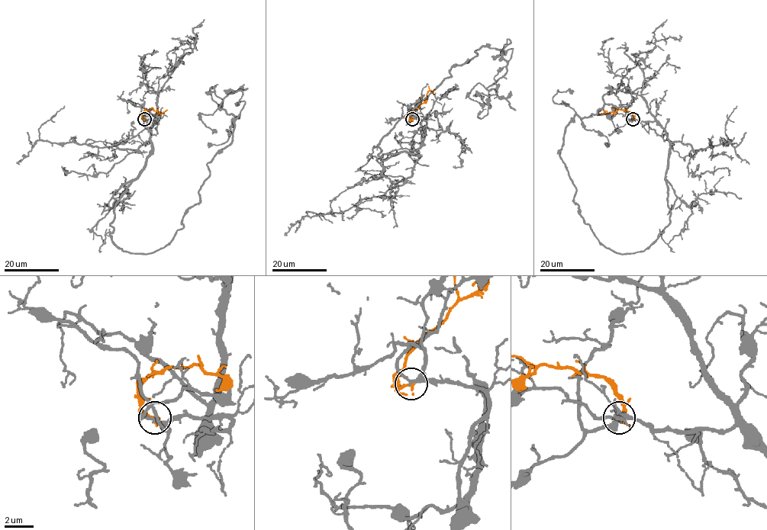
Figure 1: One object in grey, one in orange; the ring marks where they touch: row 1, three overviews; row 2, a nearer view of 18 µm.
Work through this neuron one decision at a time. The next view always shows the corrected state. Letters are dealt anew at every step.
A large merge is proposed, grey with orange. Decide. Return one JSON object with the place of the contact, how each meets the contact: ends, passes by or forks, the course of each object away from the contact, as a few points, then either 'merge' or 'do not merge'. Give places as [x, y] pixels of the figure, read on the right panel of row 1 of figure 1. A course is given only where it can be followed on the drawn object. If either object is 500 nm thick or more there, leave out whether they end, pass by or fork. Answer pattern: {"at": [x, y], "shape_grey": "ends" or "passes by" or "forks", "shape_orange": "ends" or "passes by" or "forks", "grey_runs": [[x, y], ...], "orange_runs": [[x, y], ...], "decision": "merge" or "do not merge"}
{"at": [633, 119], "shape_grey": "forks", "shape_orange": "ends", "grey_runs": [[633, 119], [665, 131], [670, 223], [620, 254], [584, 223], [560, 156], [575, 115], [632, 101], [623, 85]], "orange_runs": [[633, 119], [630, 113], [623, 109], [607, 114], [604, 114], [603, 109]], "decision": "do not merge"}

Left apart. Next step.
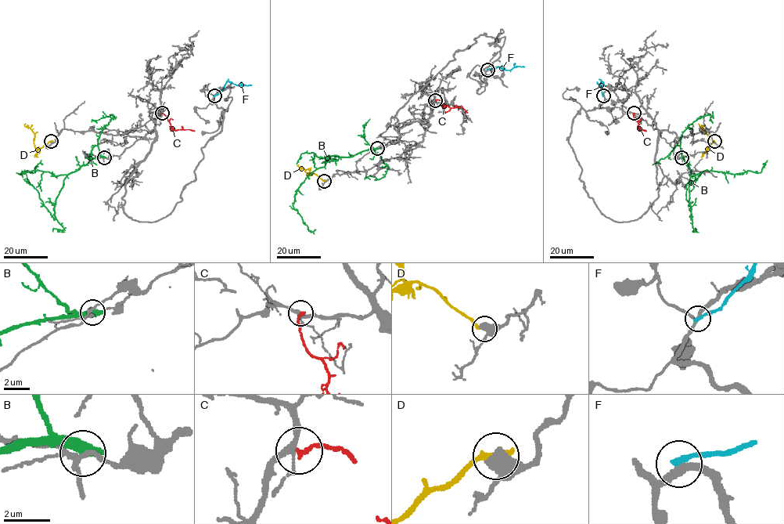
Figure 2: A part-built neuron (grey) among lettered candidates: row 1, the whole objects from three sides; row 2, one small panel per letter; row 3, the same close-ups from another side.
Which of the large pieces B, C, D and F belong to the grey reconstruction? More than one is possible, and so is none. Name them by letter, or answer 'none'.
C

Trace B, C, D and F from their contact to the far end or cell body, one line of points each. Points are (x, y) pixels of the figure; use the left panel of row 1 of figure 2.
B: (104, 157), (91, 158), (67, 175), (38, 170), (20, 174), (26, 171), (34, 172), (41, 160)
C: (162, 113), (174, 130), (194, 131)
D: (51, 141), (36, 148), (34, 142), (34, 133), (25, 123)
F: (214, 95), (227, 81), (251, 84)

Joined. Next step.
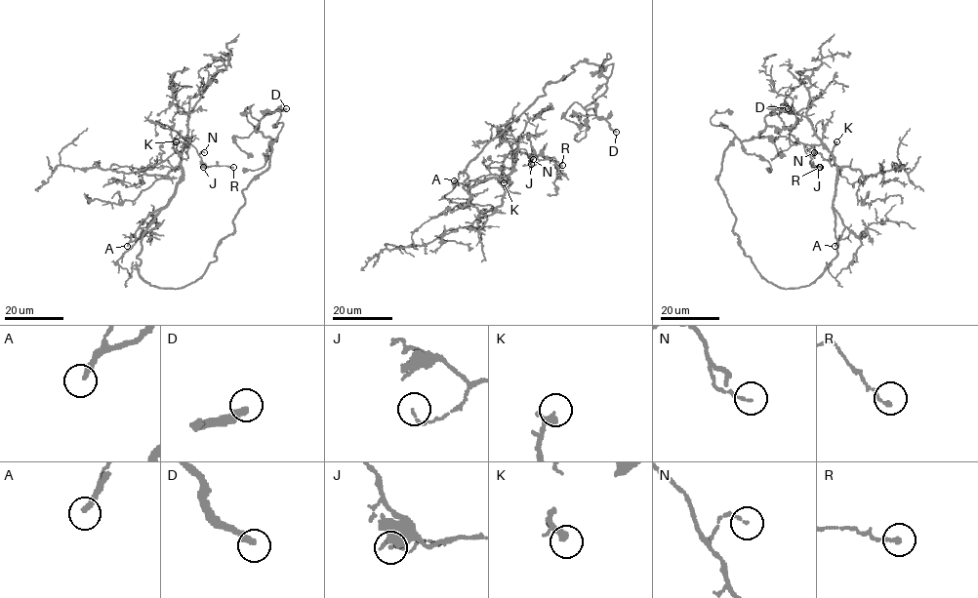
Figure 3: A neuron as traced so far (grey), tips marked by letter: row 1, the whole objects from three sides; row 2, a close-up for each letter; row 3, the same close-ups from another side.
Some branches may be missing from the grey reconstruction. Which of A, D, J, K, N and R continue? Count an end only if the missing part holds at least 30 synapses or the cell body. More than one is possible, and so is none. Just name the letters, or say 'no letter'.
A, D, K

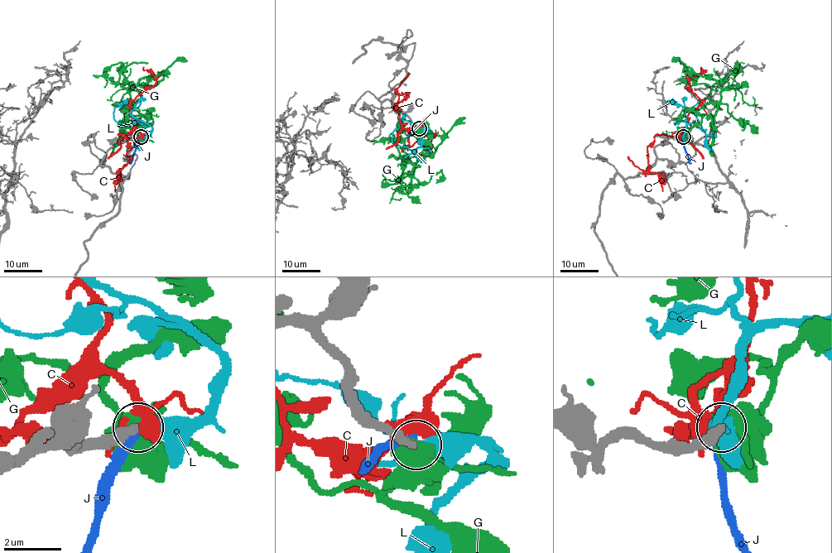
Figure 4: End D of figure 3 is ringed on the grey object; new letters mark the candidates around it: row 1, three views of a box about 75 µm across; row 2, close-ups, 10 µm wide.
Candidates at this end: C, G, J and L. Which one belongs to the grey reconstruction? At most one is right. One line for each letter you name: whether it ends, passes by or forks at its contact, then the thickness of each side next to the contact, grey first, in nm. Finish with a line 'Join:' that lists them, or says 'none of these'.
L: It ends there. Thickness 360 nm (grey) against 440 nm
Join: L

